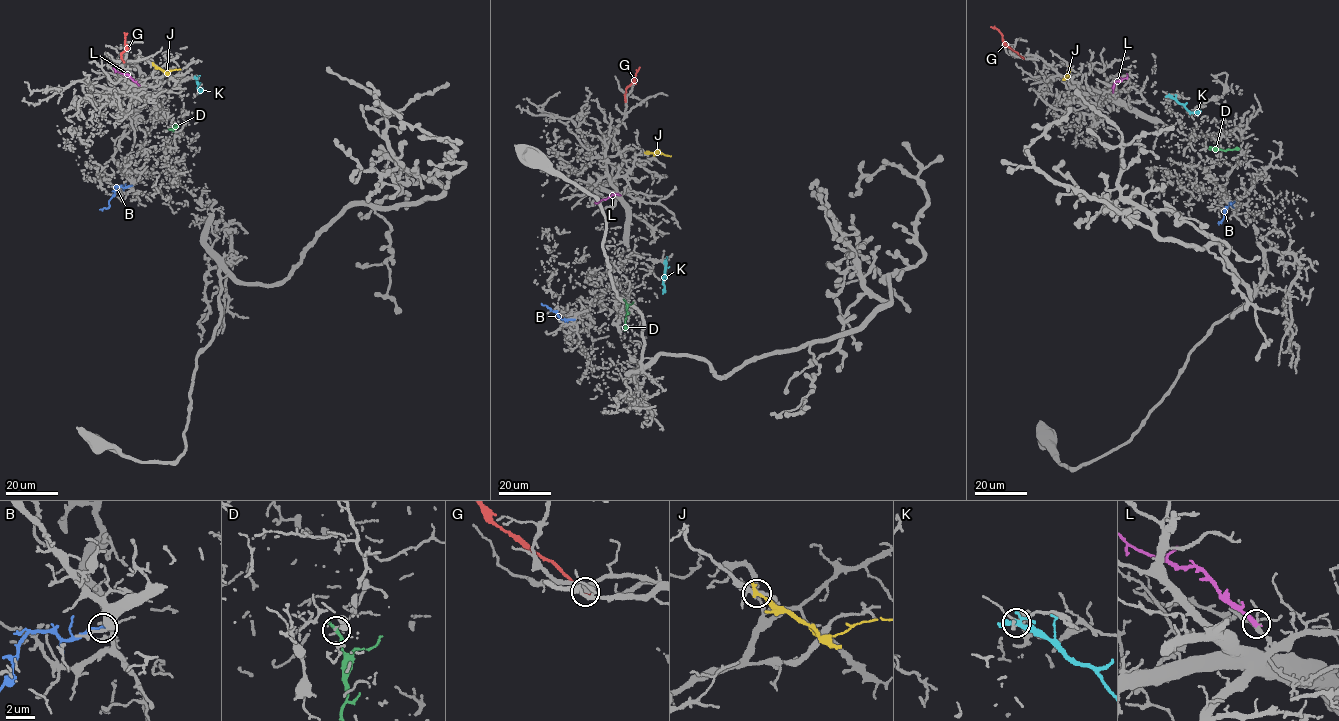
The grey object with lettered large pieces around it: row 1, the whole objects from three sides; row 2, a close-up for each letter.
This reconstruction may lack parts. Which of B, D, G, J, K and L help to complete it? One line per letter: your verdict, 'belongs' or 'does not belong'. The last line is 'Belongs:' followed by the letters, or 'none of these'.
B: does not belong
D: does not belong
G: does not belong
J: does not belong
K: does not belong
L: belongs
Belongs: L

